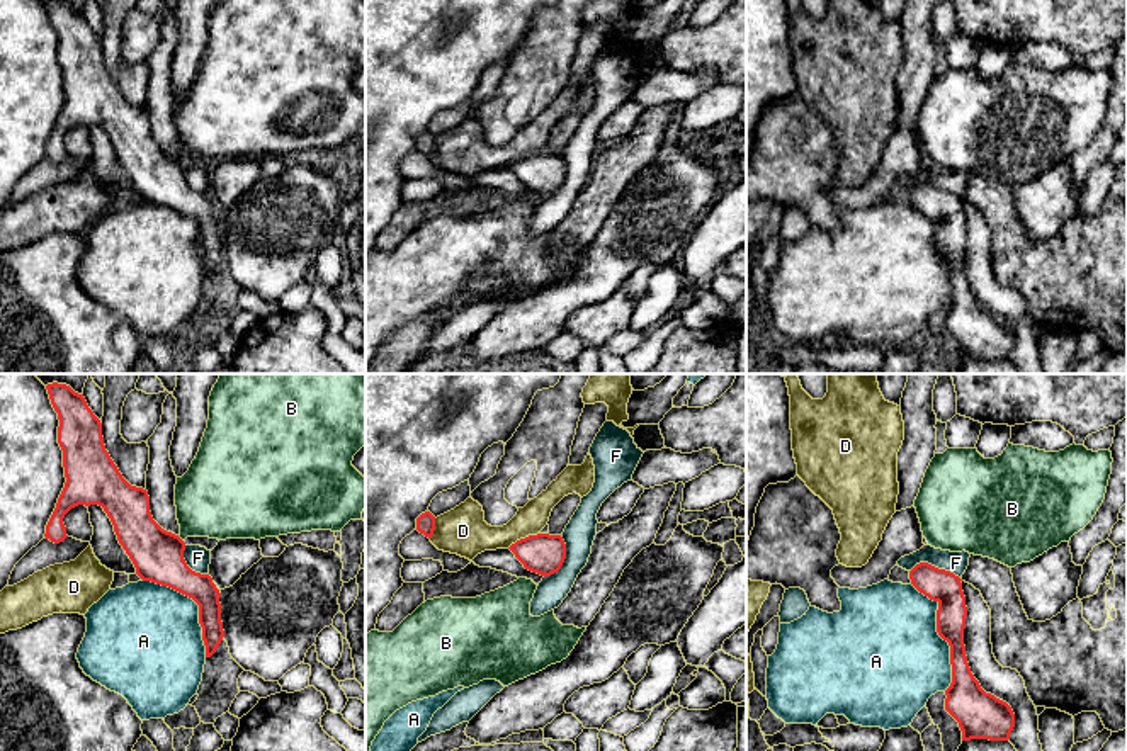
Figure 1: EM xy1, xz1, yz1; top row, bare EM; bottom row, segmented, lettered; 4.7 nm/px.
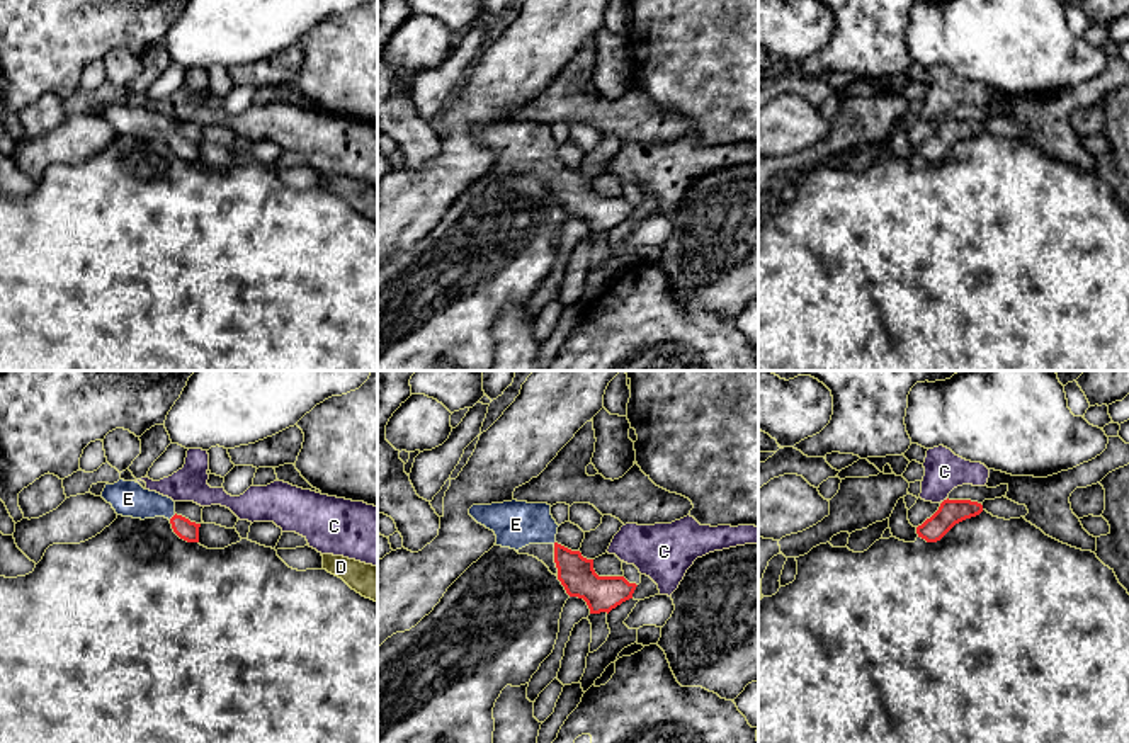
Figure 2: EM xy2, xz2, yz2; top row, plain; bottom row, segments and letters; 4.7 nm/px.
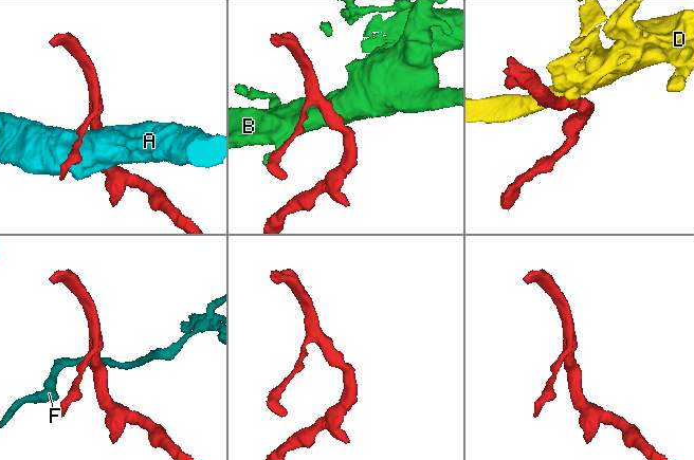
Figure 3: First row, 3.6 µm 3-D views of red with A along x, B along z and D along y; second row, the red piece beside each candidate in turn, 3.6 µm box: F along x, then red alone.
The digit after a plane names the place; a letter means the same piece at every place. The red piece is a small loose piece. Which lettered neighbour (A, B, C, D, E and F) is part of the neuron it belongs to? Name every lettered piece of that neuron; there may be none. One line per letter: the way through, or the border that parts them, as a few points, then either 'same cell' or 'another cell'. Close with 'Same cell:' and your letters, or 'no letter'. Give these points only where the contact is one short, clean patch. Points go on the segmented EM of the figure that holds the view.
A: another cell
B: border along xy1 (179, 537), (182, 541); another cell
C: border along yz2 (947, 499), (942, 502); another cell
D: another cell
E: runs through xy2 (189, 531), (174, 516), (160, 505), (128, 499); same cell
F: border along yz1 (910, 570), (920, 563), (930, 563), (952, 571), (959, 578); another cell
Same cell: E

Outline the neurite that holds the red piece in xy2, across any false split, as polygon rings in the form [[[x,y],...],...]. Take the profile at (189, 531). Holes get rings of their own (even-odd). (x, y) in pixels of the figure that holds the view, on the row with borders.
[[[119,479],[114,485],[105,485],[102,495],[112,505],[117,515],[133,519],[155,519],[165,517],[170,520],[173,532],[187,541],[199,542],[201,524],[175,513],[175,502],[156,491],[145,490],[136,481]]]

